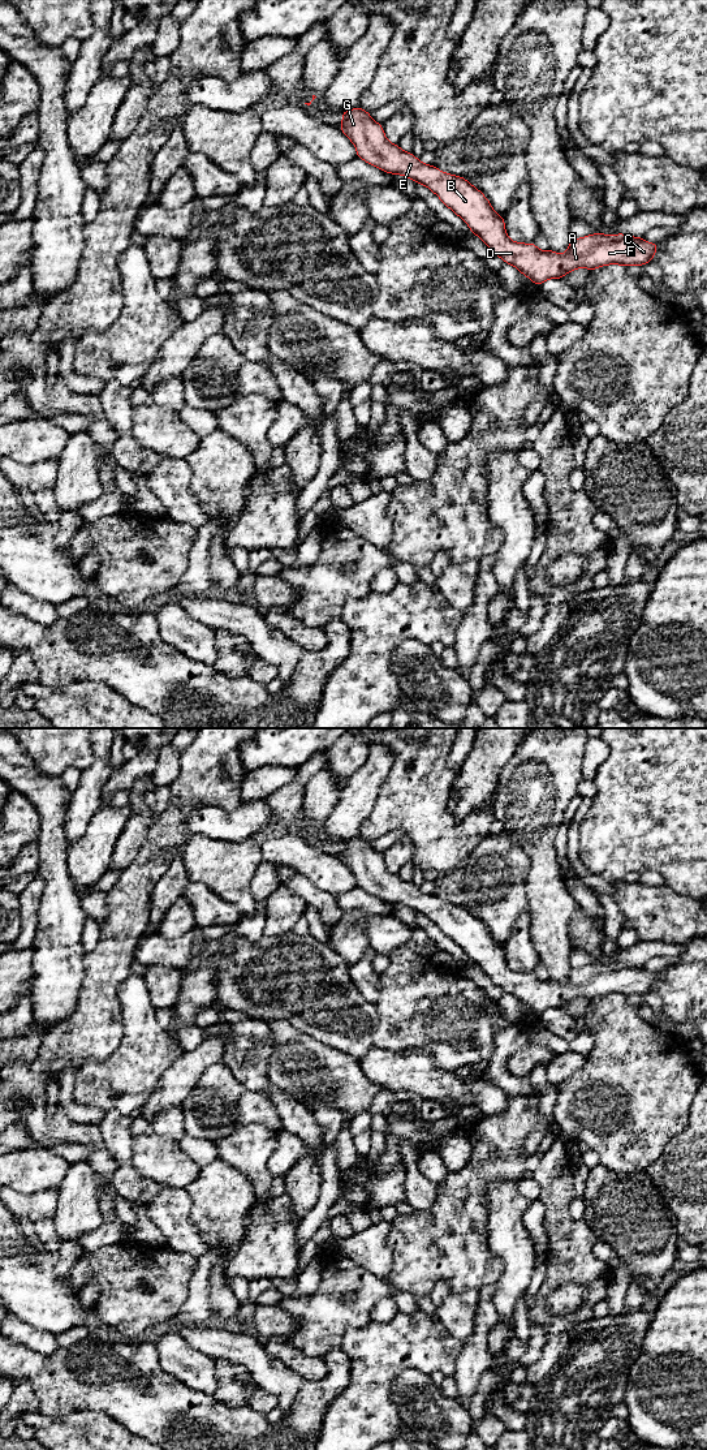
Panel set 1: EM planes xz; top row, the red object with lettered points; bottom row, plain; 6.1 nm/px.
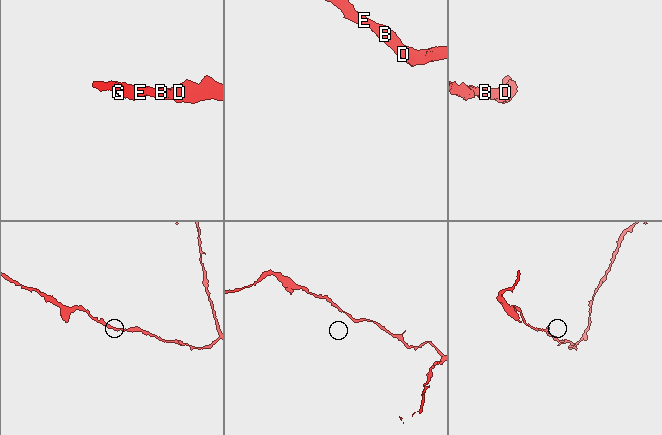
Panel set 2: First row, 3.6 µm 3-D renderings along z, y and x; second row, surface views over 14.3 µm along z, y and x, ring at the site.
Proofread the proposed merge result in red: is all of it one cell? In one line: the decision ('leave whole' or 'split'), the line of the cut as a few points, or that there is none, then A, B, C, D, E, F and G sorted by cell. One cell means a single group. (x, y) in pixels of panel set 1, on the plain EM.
leave whole | no cut | A B C D E F G

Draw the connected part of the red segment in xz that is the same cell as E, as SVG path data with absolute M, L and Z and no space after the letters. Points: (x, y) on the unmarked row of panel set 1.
M362 836L341 844L340 860L355 875L357 887L385 903L401 904L427 916L495 985L514 995L536 1015L548 1008L562 1008L568 1002L582 997L590 1001L608 994L641 997L650 993L659 978L659 973L624 963L594 963L572 968L564 984L551 978L542 981L534 972L514 972L506 965L504 947L495 942L484 924L466 908L444 903L391 873L383 855L374 851Z

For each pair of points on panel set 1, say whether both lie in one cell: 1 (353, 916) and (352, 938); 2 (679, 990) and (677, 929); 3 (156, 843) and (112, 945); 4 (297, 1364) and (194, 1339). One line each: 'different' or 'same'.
1: same
2: different
3: same
4: different

